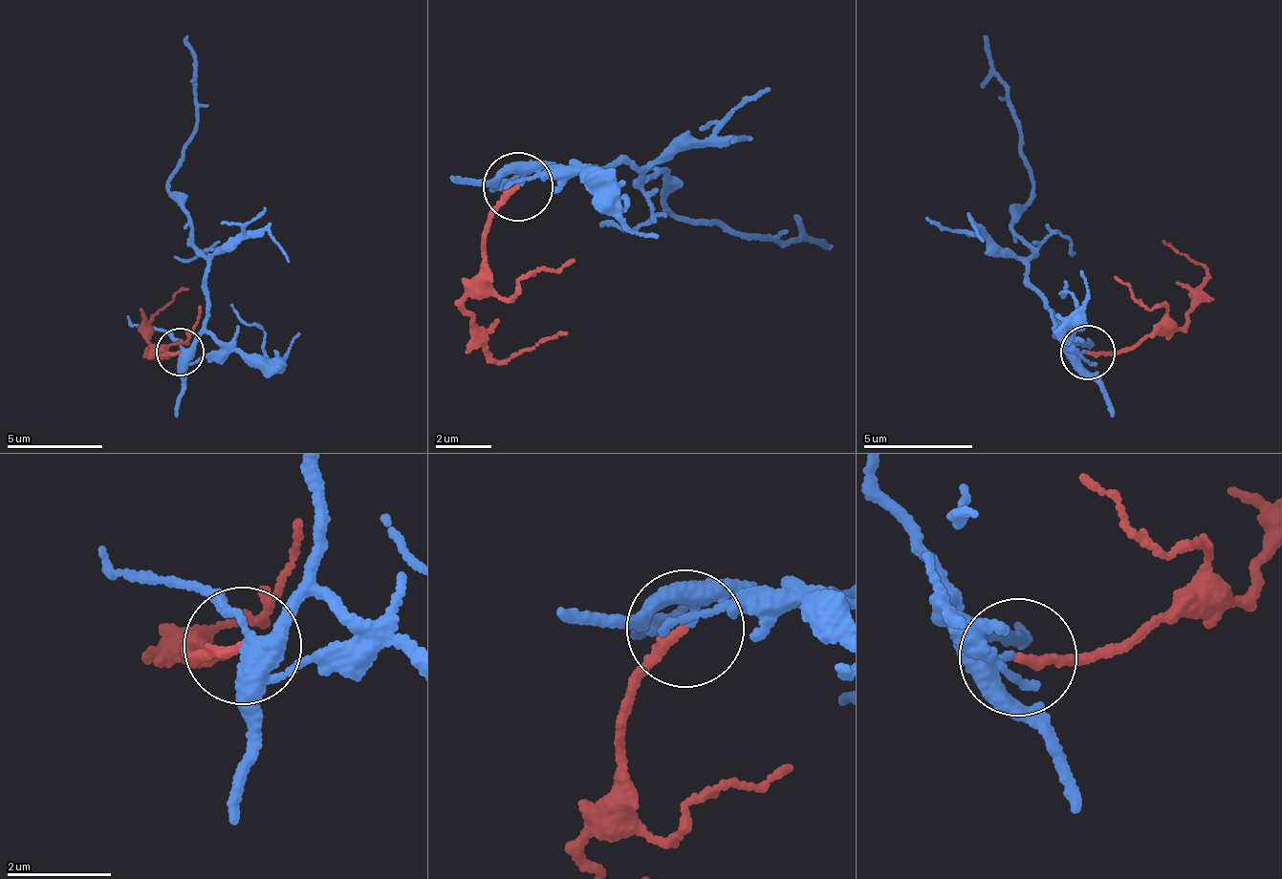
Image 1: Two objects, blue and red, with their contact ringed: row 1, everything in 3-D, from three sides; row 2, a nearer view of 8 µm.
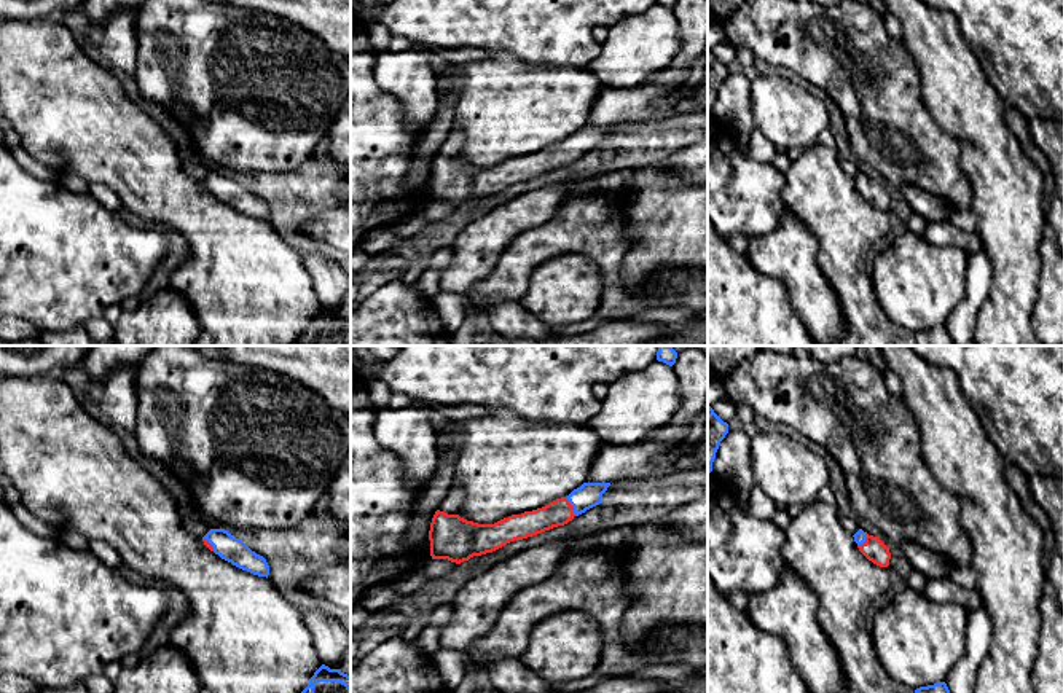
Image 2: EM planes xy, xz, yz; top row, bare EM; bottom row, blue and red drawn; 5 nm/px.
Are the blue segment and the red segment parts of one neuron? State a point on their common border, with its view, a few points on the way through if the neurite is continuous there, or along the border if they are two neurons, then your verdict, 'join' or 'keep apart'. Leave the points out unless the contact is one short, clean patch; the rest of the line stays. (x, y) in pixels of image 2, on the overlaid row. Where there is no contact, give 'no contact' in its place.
xz (571, 504) | across xz (588, 494), (571, 504), (560, 512) | join

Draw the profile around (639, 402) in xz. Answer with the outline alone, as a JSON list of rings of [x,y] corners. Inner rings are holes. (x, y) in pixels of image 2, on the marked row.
[[[655,360],[609,384],[609,392],[588,425],[606,444],[633,444],[665,425],[682,405],[674,368]]]

